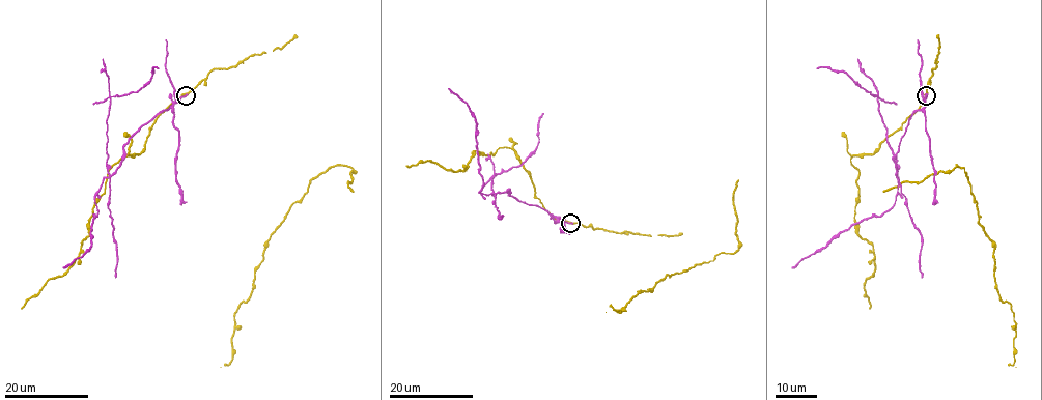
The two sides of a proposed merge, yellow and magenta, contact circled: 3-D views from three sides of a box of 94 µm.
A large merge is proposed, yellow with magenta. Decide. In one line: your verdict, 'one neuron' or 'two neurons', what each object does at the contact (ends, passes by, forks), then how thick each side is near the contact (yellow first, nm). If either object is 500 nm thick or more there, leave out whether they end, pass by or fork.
two neurons; yellow ends there; magenta ends there; 440 nm thick on the yellow side, 190 nm on the other

